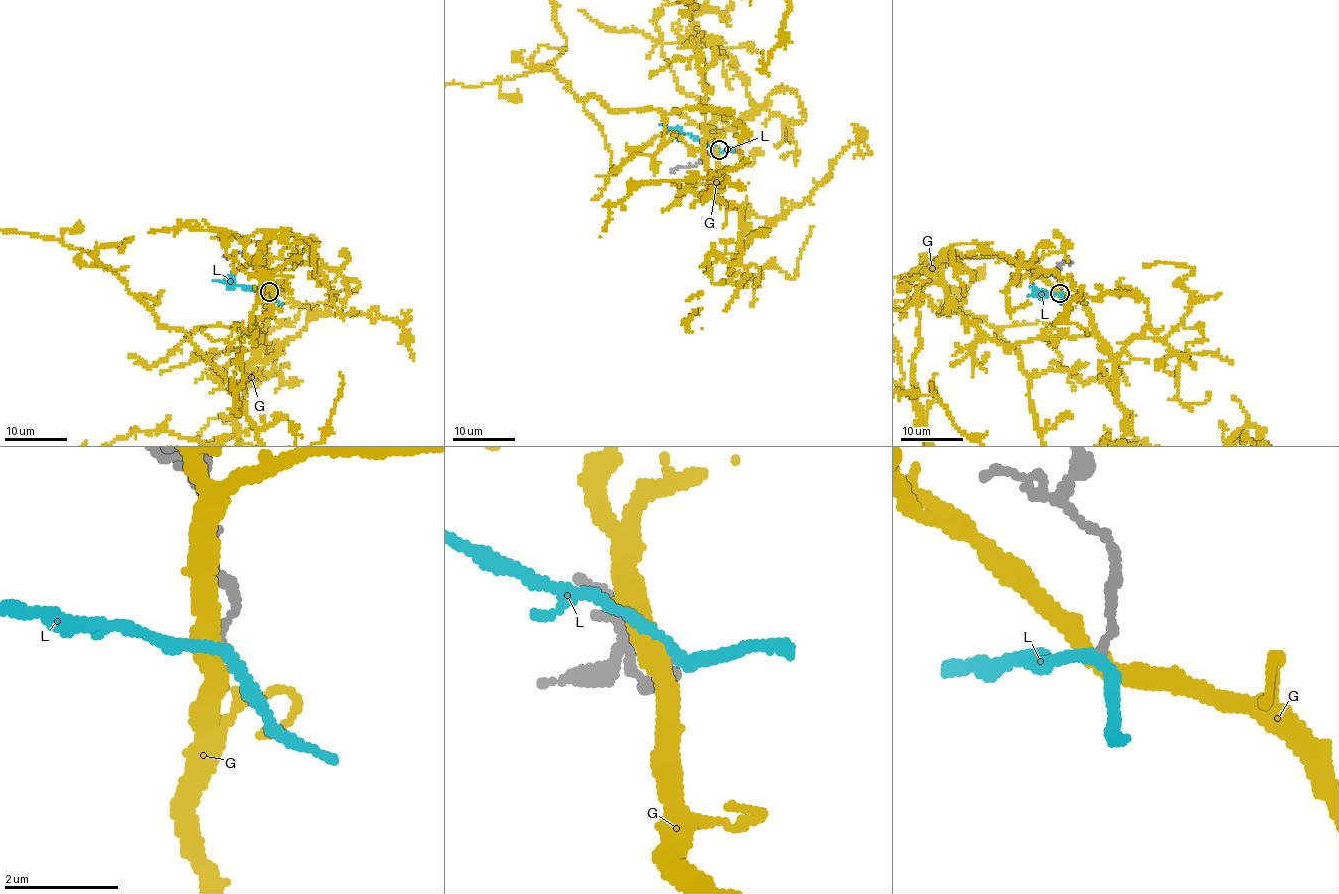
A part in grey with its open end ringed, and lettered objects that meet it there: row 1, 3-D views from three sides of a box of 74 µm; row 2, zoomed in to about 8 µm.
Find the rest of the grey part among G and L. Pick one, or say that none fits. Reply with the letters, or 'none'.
L

